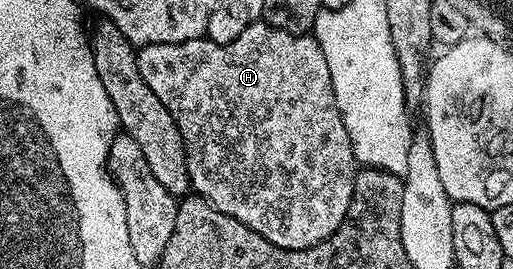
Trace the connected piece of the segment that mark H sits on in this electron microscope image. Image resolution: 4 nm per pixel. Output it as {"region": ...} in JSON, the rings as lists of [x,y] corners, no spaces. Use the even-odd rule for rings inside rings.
{"region":[[[260,21],[260,22],[257,22],[257,23],[254,23],[254,24],[253,24],[253,25],[249,25],[249,26],[248,26],[248,27],[247,27],[247,32],[246,32],[246,33],[245,33],[245,34],[243,34],[243,35],[242,35],[242,36],[241,36],[241,37],[233,37],[233,41],[229,41],[229,42],[228,42],[228,43],[215,43],[215,42],[213,42],[213,40],[212,40],[212,39],[208,39],[208,38],[206,38],[206,37],[200,37],[200,38],[197,38],[197,39],[190,39],[190,40],[189,40],[189,41],[185,41],[185,42],[184,42],[184,43],[144,43],[144,44],[142,44],[142,46],[140,46],[140,47],[139,47],[139,48],[138,48],[138,51],[137,51],[137,52],[138,52],[138,63],[139,63],[139,69],[140,69],[140,73],[141,73],[141,77],[143,77],[143,78],[144,78],[144,81],[145,81],[145,84],[146,84],[146,85],[149,85],[149,87],[150,87],[150,89],[153,89],[153,91],[154,91],[154,92],[155,92],[155,94],[156,94],[156,95],[157,95],[157,97],[159,97],[159,98],[160,98],[160,99],[161,99],[161,102],[162,102],[162,104],[163,104],[163,105],[165,105],[165,108],[166,108],[166,109],[167,109],[167,110],[168,110],[168,111],[169,111],[169,113],[171,113],[171,114],[172,114],[172,117],[173,117],[173,121],[175,121],[175,122],[176,122],[176,125],[177,125],[177,127],[178,127],[178,128],[179,128],[179,129],[180,129],[180,133],[181,133],[181,137],[182,137],[182,138],[183,138],[183,139],[184,139],[184,147],[185,147],[185,149],[186,149],[186,150],[187,150],[187,167],[188,167],[188,177],[189,177],[189,178],[190,178],[190,179],[191,179],[191,185],[190,185],[190,190],[191,190],[191,191],[192,191],[192,192],[194,192],[194,194],[196,194],[196,195],[199,195],[199,196],[200,196],[200,197],[202,197],[202,198],[203,198],[203,199],[205,199],[205,200],[207,200],[207,202],[208,202],[208,203],[211,203],[211,204],[213,204],[213,206],[215,206],[215,207],[216,207],[216,208],[217,208],[217,209],[218,209],[218,211],[220,211],[220,212],[221,212],[221,213],[225,213],[225,214],[226,214],[226,215],[228,215],[228,216],[229,216],[229,217],[233,217],[233,218],[234,218],[234,219],[236,219],[236,220],[237,220],[237,221],[241,221],[241,225],[249,225],[249,229],[253,229],[253,233],[261,233],[261,237],[265,237],[265,241],[269,241],[269,242],[270,242],[270,243],[272,243],[272,244],[273,244],[273,245],[277,245],[277,246],[278,246],[278,247],[280,247],[280,248],[281,248],[281,249],[289,249],[289,250],[290,250],[290,251],[293,251],[293,250],[295,250],[295,248],[296,248],[296,246],[298,246],[298,247],[300,247],[300,248],[301,248],[301,249],[309,249],[309,248],[310,248],[310,247],[312,247],[312,246],[313,246],[313,245],[317,245],[317,244],[318,244],[318,243],[320,243],[320,242],[321,242],[321,241],[325,241],[325,240],[326,240],[326,239],[327,239],[327,237],[328,237],[328,232],[333,232],[333,231],[336,231],[336,229],[338,229],[338,228],[339,228],[339,223],[340,223],[340,222],[341,222],[341,221],[345,221],[345,213],[346,213],[346,212],[347,212],[347,210],[348,210],[348,209],[349,209],[349,205],[350,205],[350,204],[351,204],[351,201],[350,201],[350,199],[351,199],[351,198],[352,198],[352,197],[353,197],[353,185],[354,185],[354,184],[355,184],[355,172],[356,172],[356,170],[357,170],[357,164],[356,164],[356,161],[355,161],[355,154],[354,154],[354,153],[353,153],[353,145],[352,145],[352,144],[351,144],[351,142],[350,142],[350,141],[349,141],[349,133],[348,133],[348,132],[347,132],[347,130],[346,130],[346,129],[345,129],[345,121],[341,121],[341,113],[340,113],[340,112],[339,112],[339,110],[338,110],[338,109],[337,109],[337,101],[336,101],[336,100],[335,100],[335,94],[334,94],[334,93],[333,93],[333,77],[329,77],[329,76],[328,76],[328,75],[327,75],[327,74],[328,74],[328,73],[329,73],[329,61],[325,61],[325,53],[321,53],[321,45],[320,45],[320,44],[319,44],[319,43],[318,43],[318,41],[317,41],[317,40],[315,40],[315,36],[314,36],[314,34],[311,34],[311,33],[308,33],[308,34],[306,34],[306,35],[294,35],[294,34],[293,34],[293,33],[285,33],[285,29],[277,29],[277,28],[276,28],[276,27],[274,27],[274,26],[273,26],[273,25],[269,25],[269,24],[268,24],[268,23],[266,23],[266,22],[265,22],[265,21]],[[271,211],[287,211],[287,215],[288,215],[288,217],[289,217],[289,218],[291,218],[291,219],[299,219],[299,218],[300,218],[300,219],[299,219],[299,240],[295,240],[295,223],[294,223],[294,221],[293,221],[293,220],[291,220],[291,219],[271,219]],[[314,215],[316,215],[316,217],[317,217],[317,218],[319,218],[319,223],[320,223],[320,225],[321,225],[321,226],[323,226],[323,227],[327,227],[327,228],[326,228],[326,230],[327,230],[327,231],[328,231],[328,232],[327,232],[327,231],[326,231],[326,230],[324,230],[324,231],[322,231],[322,229],[321,229],[321,228],[319,228],[319,227],[318,227],[318,225],[317,225],[317,224],[315,224],[315,219],[314,219]]]}

